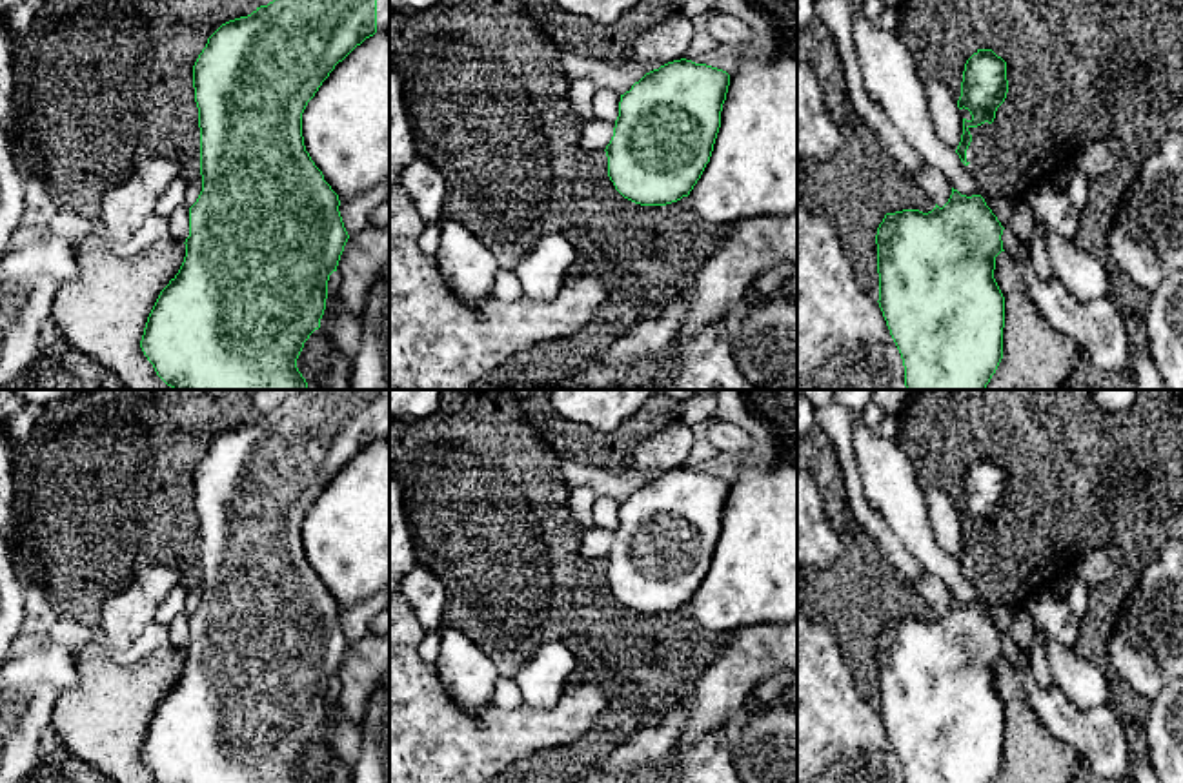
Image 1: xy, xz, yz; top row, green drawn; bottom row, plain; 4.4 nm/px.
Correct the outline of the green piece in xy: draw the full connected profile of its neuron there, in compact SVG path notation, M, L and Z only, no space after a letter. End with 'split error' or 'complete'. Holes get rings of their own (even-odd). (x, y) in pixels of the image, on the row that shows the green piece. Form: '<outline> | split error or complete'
M273 0L251 15L222 24L209 38L193 66L195 102L200 127L202 191L189 208L189 237L178 273L160 291L144 328L140 348L157 375L173 390L308 390L297 368L297 359L309 335L320 328L326 310L328 280L337 271L340 255L349 239L339 206L339 195L324 180L304 146L302 113L322 82L357 46L377 31L389 31L389 0Z | split error

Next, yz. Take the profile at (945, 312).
M954 188L948 202L943 208L935 204L935 208L928 213L923 213L919 209L903 209L885 215L875 235L879 273L877 302L890 330L890 335L901 353L906 390L985 390L990 382L1003 359L1005 297L994 279L996 257L1005 251L1001 240L1003 229L1005 228L986 206L981 195L966 197Z | complete

